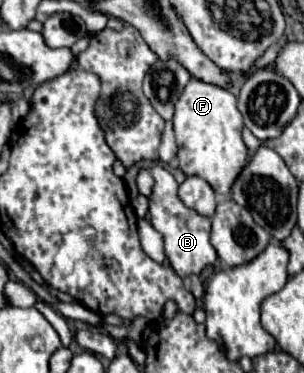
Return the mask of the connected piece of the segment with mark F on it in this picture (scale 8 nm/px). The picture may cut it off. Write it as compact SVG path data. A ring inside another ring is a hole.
M191 79L175 105L173 129L179 145L179 169L185 175L197 175L209 181L215 193L229 195L237 173L241 173L241 169L247 165L247 147L241 137L243 117L237 109L235 95L217 85Z

